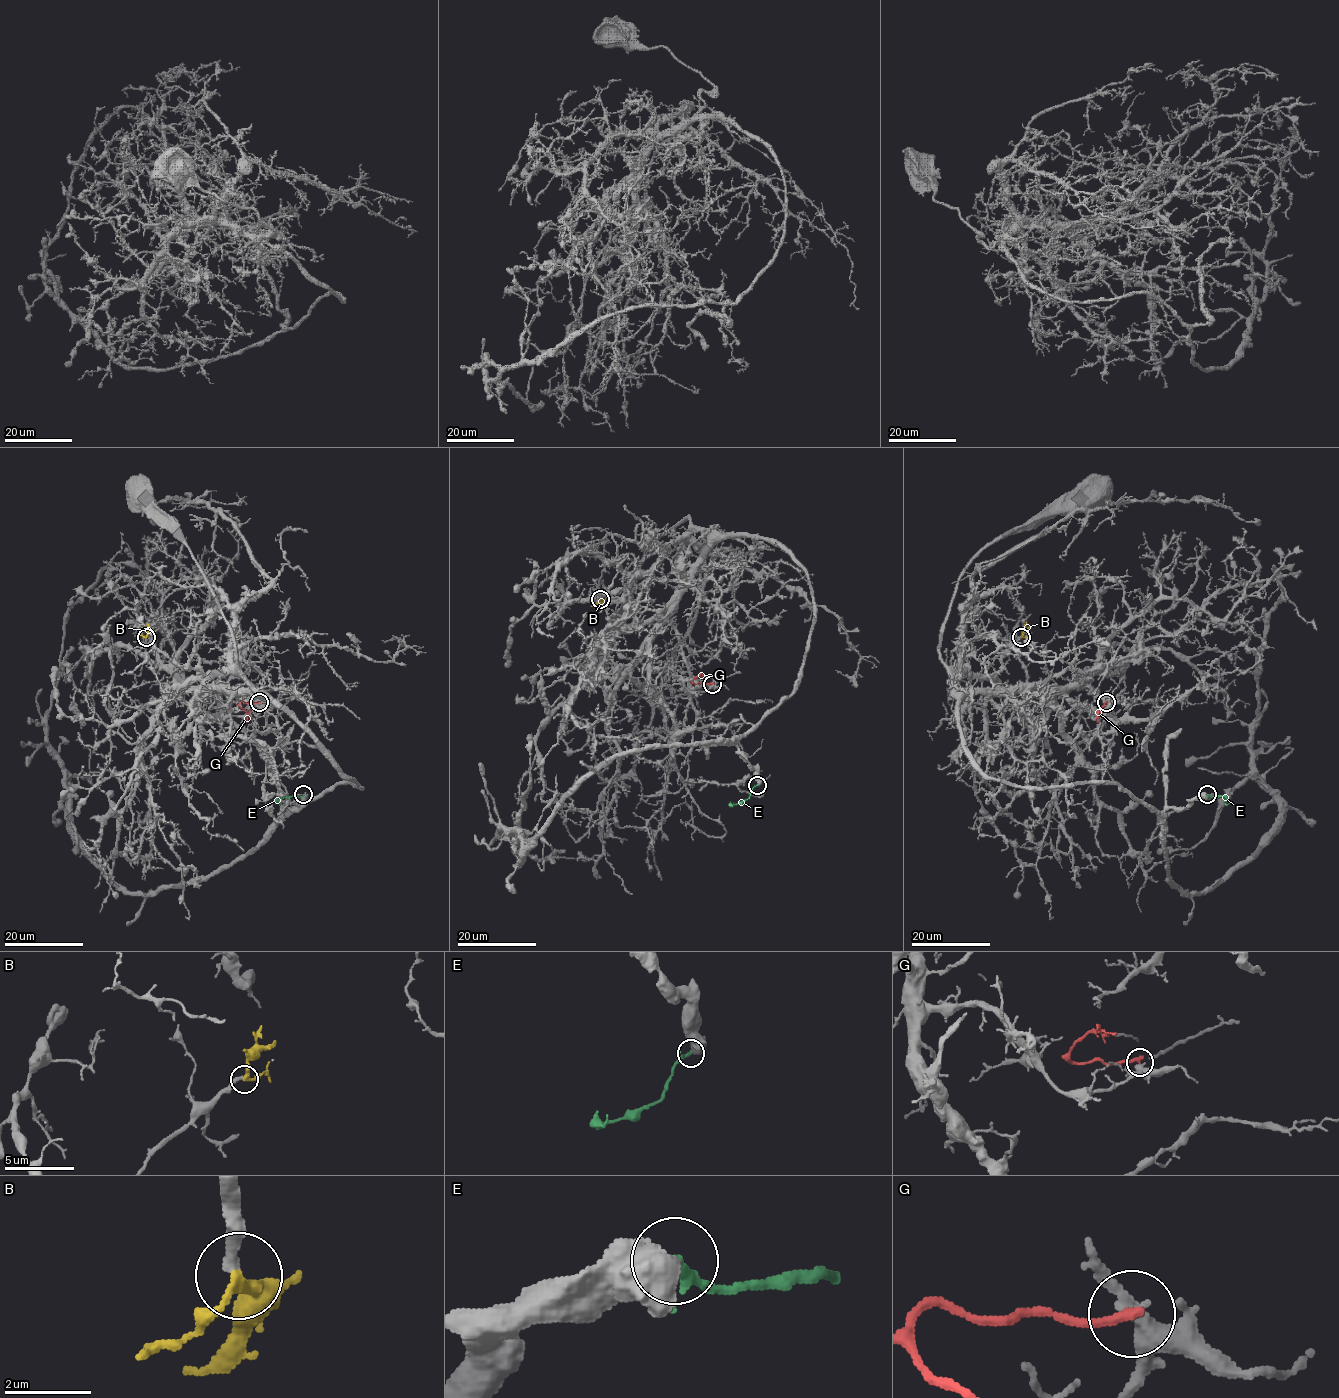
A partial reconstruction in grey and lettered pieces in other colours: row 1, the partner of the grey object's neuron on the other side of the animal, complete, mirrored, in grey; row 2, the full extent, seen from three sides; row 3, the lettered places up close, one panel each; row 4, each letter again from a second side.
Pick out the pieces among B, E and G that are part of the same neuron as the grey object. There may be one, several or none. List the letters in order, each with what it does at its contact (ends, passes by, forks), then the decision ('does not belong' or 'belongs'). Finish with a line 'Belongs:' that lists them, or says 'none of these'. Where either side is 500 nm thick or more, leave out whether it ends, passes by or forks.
B: it passes by; belongs
E: does not belong
G: it ends there; does not belong
Belongs: B

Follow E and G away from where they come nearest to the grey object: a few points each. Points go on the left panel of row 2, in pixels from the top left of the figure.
E: (304, 794), (285, 796), (278, 801), (280, 805)
G: (259, 702), (240, 702), (247, 714), (247, 722)

